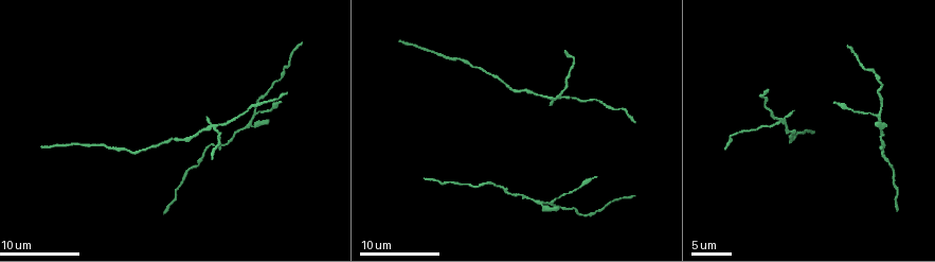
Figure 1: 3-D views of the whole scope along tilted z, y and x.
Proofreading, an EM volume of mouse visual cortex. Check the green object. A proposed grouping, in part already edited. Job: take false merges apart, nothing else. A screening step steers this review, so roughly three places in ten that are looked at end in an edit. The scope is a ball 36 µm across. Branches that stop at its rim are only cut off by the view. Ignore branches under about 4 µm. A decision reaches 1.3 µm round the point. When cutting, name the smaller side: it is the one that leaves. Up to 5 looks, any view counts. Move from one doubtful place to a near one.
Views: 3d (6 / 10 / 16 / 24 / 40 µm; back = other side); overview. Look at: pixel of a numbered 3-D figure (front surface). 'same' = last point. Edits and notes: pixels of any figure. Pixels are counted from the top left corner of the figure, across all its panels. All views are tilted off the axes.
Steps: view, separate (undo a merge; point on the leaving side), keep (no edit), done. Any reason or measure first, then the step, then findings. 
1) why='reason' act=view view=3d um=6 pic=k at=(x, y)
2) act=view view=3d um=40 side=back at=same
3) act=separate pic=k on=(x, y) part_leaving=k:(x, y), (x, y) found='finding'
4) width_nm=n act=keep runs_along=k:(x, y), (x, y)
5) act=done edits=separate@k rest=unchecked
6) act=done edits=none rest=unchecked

why='a narrow waist' act=view view=3d um=10 pic=1 at=(520, 92)

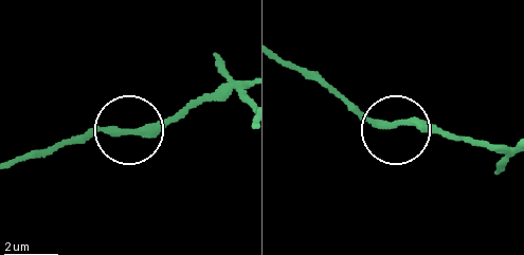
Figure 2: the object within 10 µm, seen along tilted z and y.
width_nm=260 act=keep runs_along=2:(244, 79), (144, 127), (92, 130), (60, 145) found='all the same neuron'

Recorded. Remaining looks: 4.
why='arms part here' act=view view=3d um=10 pic=1 at=(776, 122)

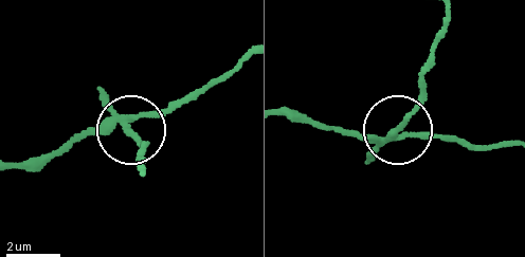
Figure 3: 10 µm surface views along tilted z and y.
side_arm_um=9 act=separate pic=3 on=(403, 124) part_leaving=3:(390, 134), (419, 98), (444, 19) found='two neurons meet here'

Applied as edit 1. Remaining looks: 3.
act=view view=overview

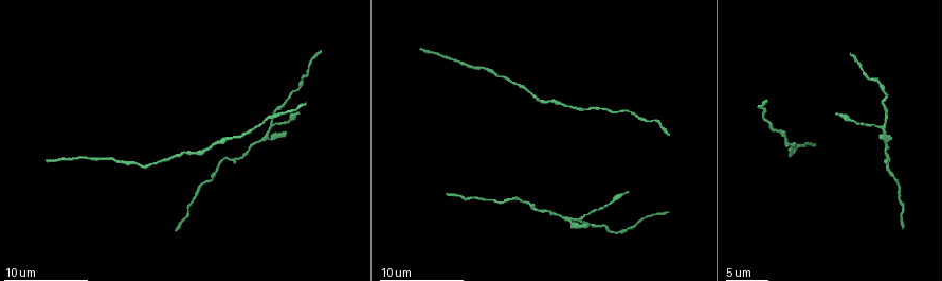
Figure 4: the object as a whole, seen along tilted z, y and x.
why='three-way junction' act=view view=3d um=6 pic=4 at=(270, 124)

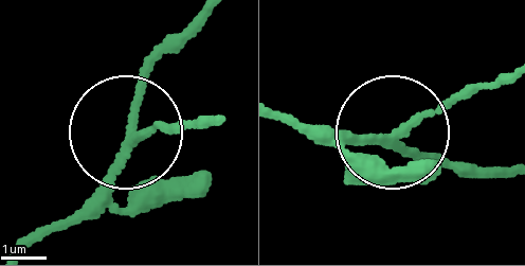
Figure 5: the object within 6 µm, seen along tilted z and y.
side_arm_um=13 act=keep found='continuous, no second neuron'

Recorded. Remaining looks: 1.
act=done edits=separate@3 rest=unchecked

